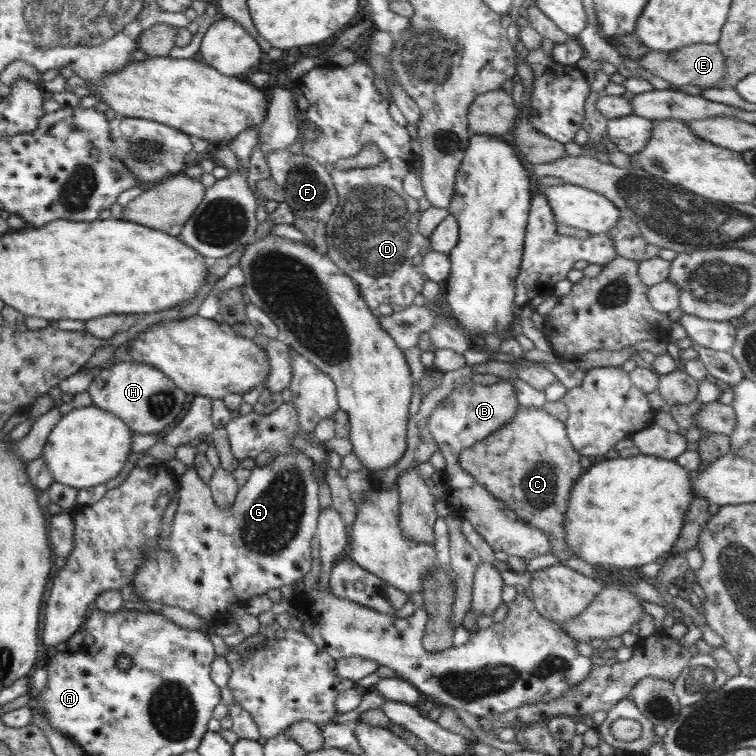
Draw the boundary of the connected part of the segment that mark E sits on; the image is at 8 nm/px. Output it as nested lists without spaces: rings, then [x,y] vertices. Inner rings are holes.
[[[698,43],[673,51],[648,49],[646,55],[636,59],[636,62],[640,64],[642,70],[646,70],[658,78],[663,78],[676,87],[692,85],[700,88],[713,88],[721,82],[726,73],[726,60],[717,43]]]

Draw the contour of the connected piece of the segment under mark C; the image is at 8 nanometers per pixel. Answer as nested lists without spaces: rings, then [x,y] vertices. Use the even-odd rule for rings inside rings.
[[[518,405],[514,417],[486,439],[463,450],[460,465],[495,498],[550,539],[551,550],[560,561],[576,558],[566,544],[564,514],[574,480],[581,476],[581,456],[568,439],[565,423],[543,408]]]

